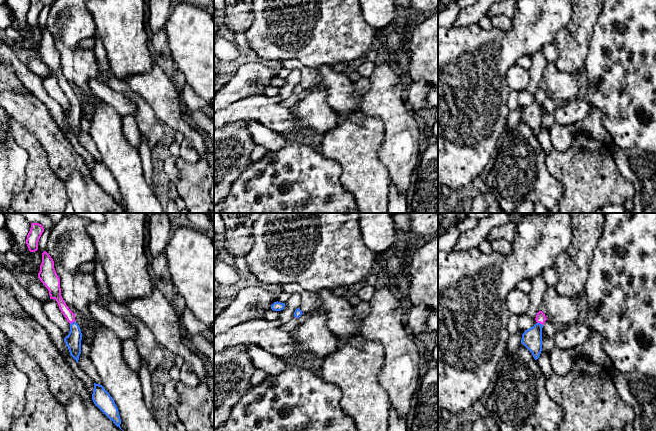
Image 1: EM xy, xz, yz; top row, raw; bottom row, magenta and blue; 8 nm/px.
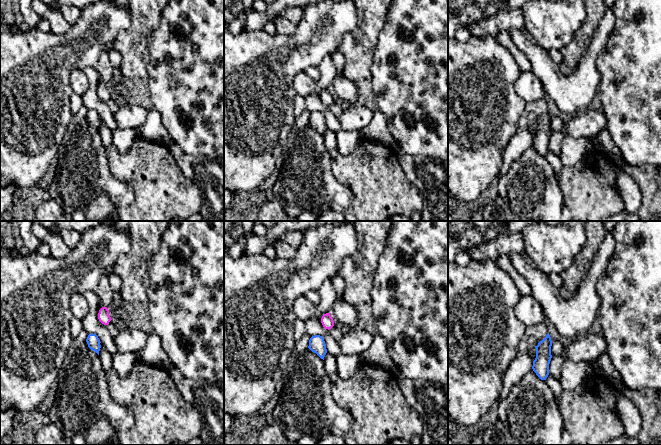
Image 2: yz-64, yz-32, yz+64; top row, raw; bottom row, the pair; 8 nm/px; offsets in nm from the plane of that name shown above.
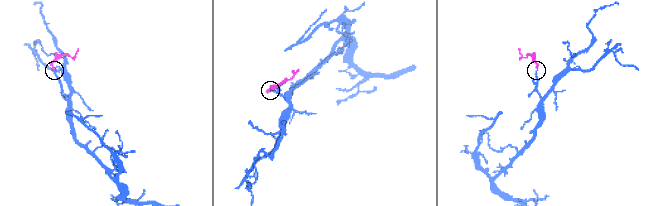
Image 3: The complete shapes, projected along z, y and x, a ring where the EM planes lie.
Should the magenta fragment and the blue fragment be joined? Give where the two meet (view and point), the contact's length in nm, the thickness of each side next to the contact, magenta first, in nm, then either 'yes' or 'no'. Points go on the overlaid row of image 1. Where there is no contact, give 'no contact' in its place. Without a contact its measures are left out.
meets magenta in yz at (540, 323); contact 50 nm long; 80 nm thick on the magenta side, 160 nm on the other; yes

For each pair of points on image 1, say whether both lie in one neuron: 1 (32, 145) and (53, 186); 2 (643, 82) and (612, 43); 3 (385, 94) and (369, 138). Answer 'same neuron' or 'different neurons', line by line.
1: same neuron
2: same neuron
3: different neurons

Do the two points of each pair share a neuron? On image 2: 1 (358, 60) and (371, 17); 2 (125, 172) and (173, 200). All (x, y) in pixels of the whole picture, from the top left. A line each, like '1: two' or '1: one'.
1: one
2: one

